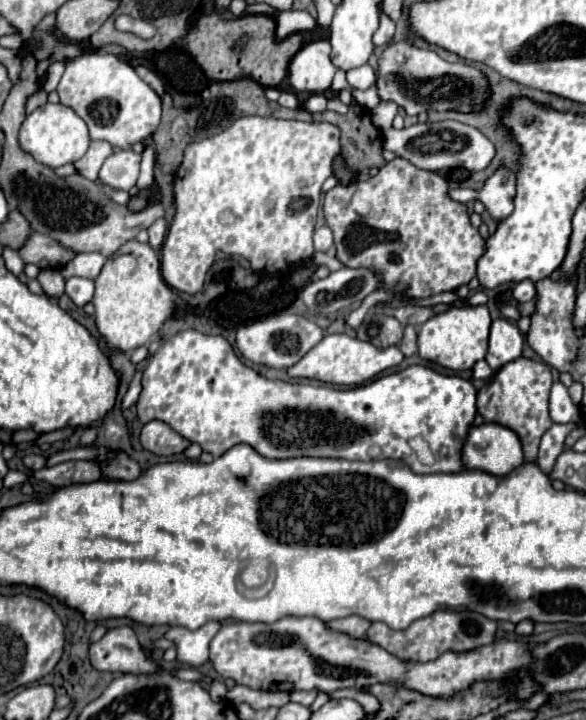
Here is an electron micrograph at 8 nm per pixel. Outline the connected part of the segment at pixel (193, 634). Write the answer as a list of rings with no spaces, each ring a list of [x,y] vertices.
[[[208,622],[198,630],[188,630],[182,626],[174,626],[168,630],[166,638],[176,644],[178,662],[184,666],[200,666],[208,660],[208,644],[214,634],[220,630],[218,622]]]

